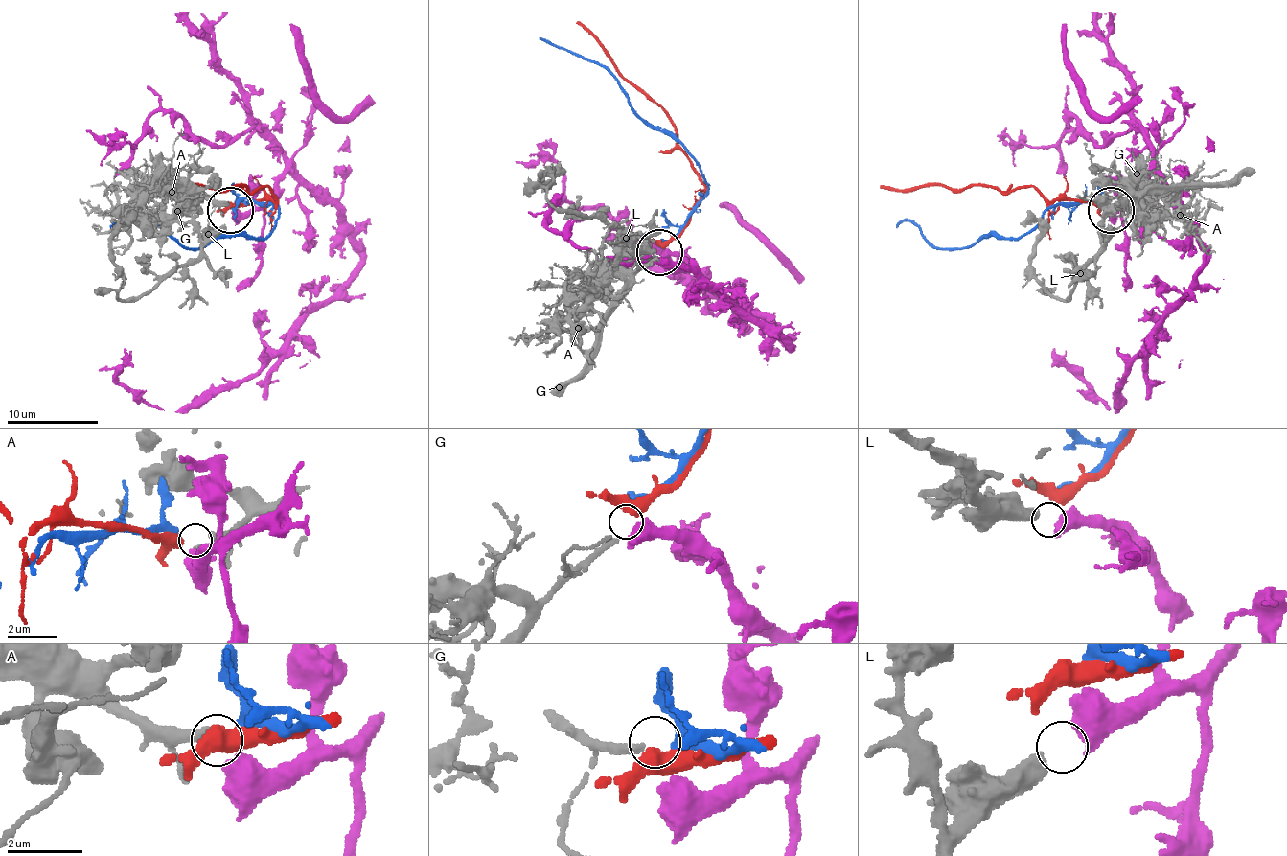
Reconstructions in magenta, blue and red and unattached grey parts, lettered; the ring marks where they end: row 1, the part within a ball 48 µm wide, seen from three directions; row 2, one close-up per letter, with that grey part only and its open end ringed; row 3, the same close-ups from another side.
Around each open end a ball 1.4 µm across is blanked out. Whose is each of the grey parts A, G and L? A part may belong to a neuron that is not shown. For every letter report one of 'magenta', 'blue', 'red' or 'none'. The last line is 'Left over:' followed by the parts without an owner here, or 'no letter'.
A: red
G: blue
L: magenta
Left over: no letter

